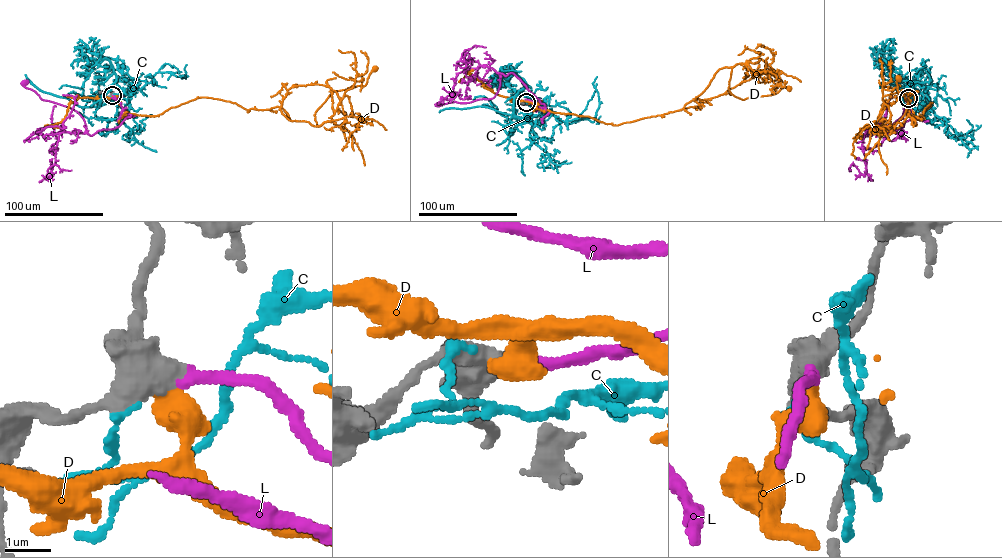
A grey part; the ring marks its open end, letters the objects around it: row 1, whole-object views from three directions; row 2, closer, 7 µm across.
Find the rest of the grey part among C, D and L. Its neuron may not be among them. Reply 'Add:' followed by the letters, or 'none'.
Add: L

